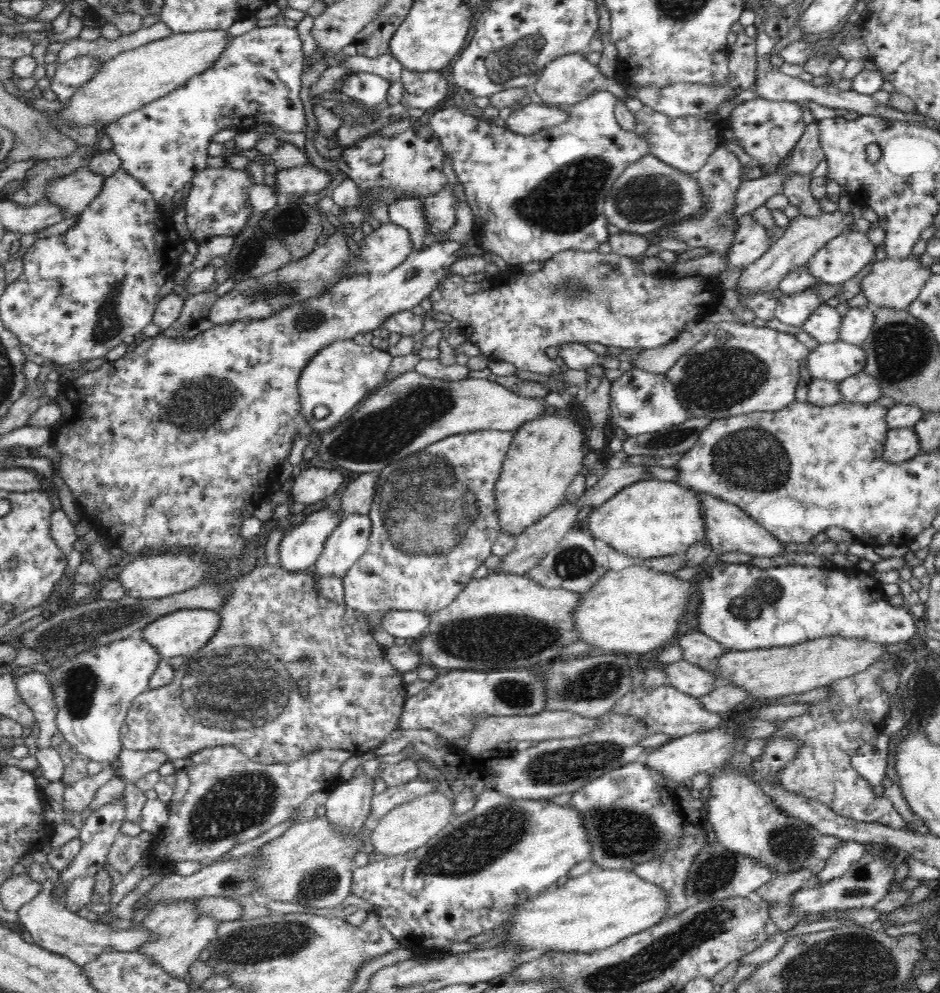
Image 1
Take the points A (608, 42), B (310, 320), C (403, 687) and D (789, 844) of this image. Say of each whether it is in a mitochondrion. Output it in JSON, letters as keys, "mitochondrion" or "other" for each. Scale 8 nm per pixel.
{"A":"other","B":"mitochondrion","C":"other","D":"mitochondrion"}

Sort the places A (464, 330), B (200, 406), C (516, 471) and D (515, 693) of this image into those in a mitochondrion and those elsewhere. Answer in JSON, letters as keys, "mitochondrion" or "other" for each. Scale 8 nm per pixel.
{"A":"other","B":"mitochondrion","C":"other","D":"mitochondrion"}

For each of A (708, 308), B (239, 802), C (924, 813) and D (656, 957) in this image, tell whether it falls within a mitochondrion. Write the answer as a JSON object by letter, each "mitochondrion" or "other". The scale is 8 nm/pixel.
{"A":"other","B":"mitochondrion","C":"other","D":"mitochondrion"}

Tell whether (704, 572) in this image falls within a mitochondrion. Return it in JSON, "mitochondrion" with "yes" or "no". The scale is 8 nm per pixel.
{"mitochondrion":"no"}

